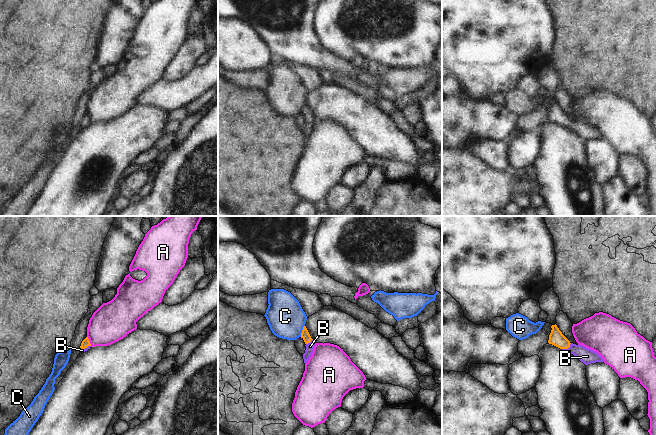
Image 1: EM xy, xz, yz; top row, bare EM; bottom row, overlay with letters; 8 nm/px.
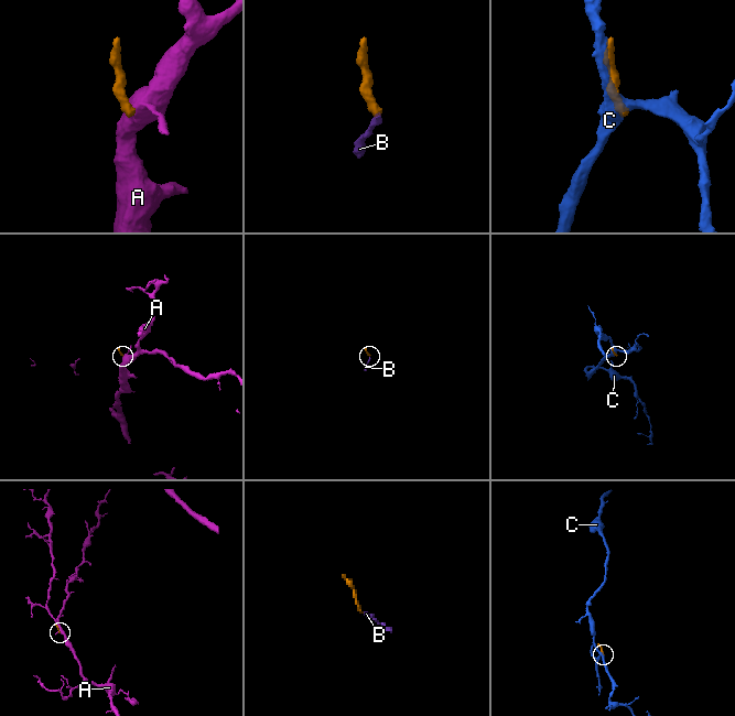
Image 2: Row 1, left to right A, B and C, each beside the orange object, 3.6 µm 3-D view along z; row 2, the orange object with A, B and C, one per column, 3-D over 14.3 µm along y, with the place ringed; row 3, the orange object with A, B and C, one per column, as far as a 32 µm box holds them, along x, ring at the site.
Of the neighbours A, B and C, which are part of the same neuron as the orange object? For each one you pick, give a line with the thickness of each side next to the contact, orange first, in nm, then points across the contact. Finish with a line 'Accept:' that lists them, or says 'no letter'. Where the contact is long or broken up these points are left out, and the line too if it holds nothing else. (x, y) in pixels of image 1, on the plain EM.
B: 120/120 nm | across yz (556, 114), (567, 124), (573, 124), (587, 132)
Accept: B

